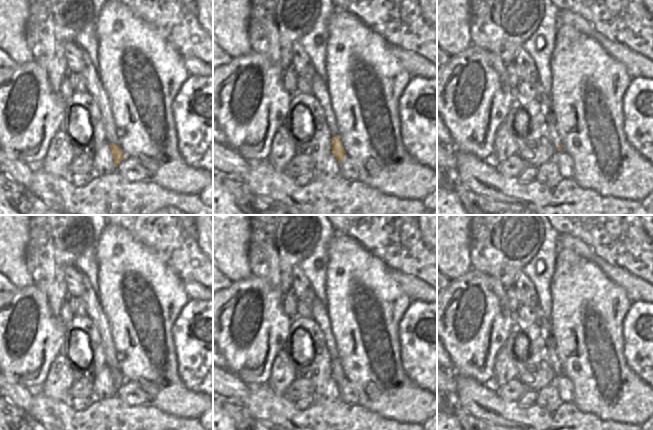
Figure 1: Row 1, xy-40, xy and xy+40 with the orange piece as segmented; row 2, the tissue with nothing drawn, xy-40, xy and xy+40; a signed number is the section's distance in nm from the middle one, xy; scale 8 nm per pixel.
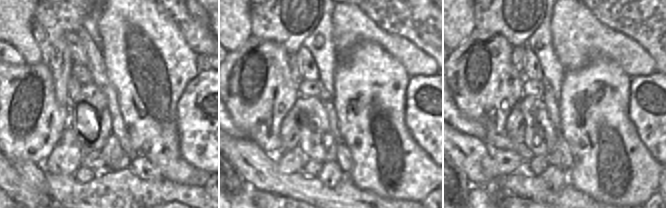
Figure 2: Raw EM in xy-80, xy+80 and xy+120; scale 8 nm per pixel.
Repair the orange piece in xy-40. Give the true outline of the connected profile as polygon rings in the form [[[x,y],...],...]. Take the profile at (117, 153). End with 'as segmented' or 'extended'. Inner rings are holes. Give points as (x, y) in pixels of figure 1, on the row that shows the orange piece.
[[[110,143],[110,148],[112,150],[112,156],[114,158],[114,164],[117,167],[126,156],[119,146],[117,146],[113,143]]]; as segmented

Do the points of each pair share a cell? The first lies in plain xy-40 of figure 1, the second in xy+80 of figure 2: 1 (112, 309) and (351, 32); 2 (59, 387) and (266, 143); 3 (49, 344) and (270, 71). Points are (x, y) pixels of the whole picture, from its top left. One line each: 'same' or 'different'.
1: different
2: different
3: same

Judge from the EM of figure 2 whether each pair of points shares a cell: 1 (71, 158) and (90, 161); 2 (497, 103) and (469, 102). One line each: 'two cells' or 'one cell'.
1: two cells
2: one cell

